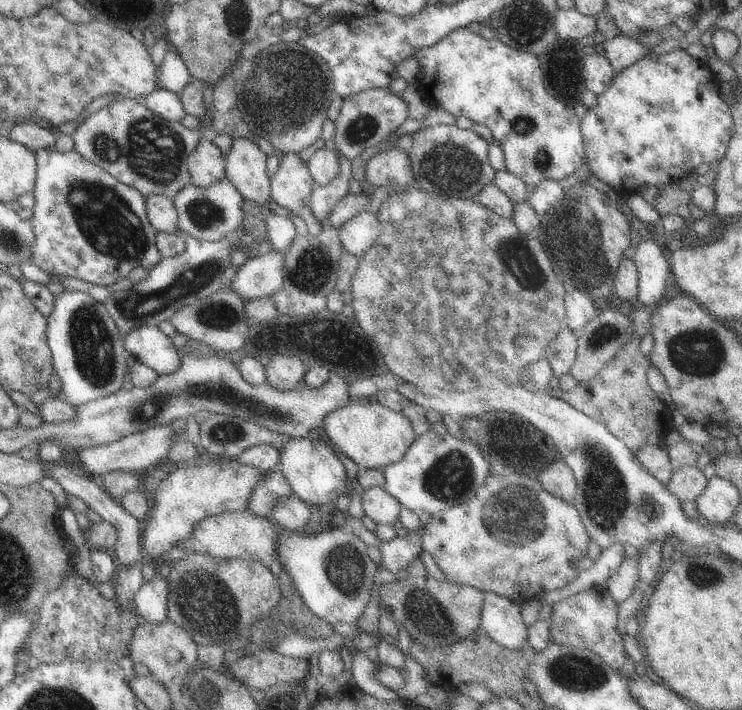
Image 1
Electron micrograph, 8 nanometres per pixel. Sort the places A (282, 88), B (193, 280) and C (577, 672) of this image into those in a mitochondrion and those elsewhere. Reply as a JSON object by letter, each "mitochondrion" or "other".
{"A":"mitochondrion","B":"mitochondrion","C":"mitochondrion"}

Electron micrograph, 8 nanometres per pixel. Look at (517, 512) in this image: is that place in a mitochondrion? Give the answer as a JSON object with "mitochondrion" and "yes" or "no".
{"mitochondrion":"yes"}

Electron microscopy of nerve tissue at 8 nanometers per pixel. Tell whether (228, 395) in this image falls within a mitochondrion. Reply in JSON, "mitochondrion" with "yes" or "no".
{"mitochondrion":"yes"}

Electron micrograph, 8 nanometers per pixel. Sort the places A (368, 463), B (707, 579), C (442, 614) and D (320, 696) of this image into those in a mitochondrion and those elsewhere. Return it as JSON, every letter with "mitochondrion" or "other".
{"A":"other","B":"mitochondrion","C":"other","D":"other"}

